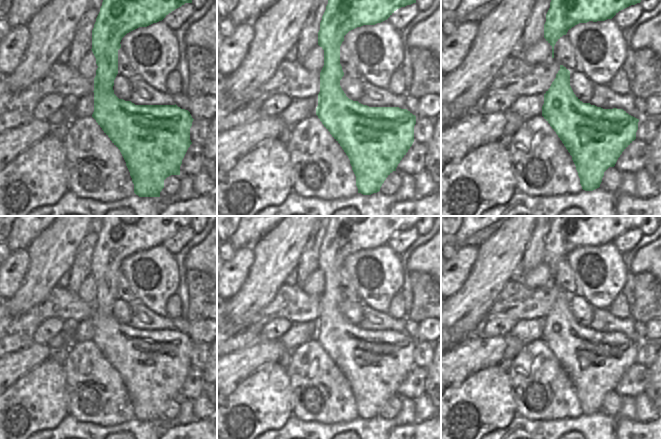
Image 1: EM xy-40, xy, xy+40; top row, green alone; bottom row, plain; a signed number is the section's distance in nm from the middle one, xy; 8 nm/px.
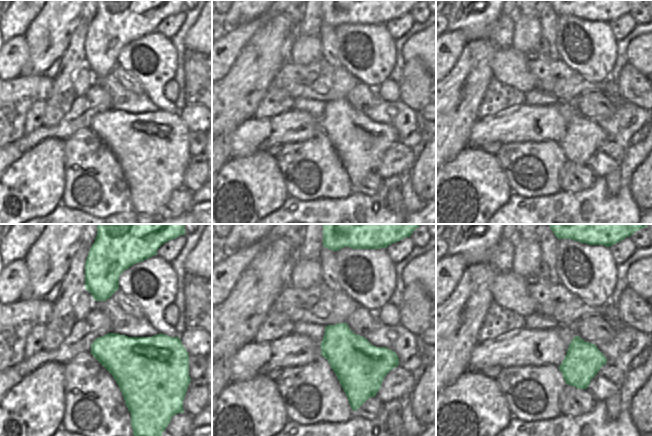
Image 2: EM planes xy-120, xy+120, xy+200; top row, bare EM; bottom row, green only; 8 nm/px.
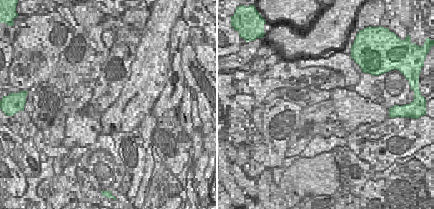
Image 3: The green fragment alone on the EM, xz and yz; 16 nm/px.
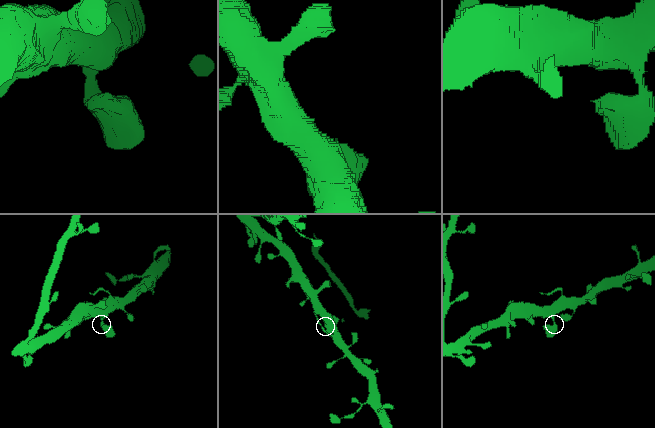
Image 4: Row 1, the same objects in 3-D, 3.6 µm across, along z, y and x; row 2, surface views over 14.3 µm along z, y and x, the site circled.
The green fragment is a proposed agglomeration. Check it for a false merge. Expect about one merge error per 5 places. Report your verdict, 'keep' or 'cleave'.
keep

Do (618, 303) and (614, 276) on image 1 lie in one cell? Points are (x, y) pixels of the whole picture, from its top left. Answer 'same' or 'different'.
different

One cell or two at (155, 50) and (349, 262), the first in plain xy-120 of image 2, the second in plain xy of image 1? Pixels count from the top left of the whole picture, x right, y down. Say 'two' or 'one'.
one

